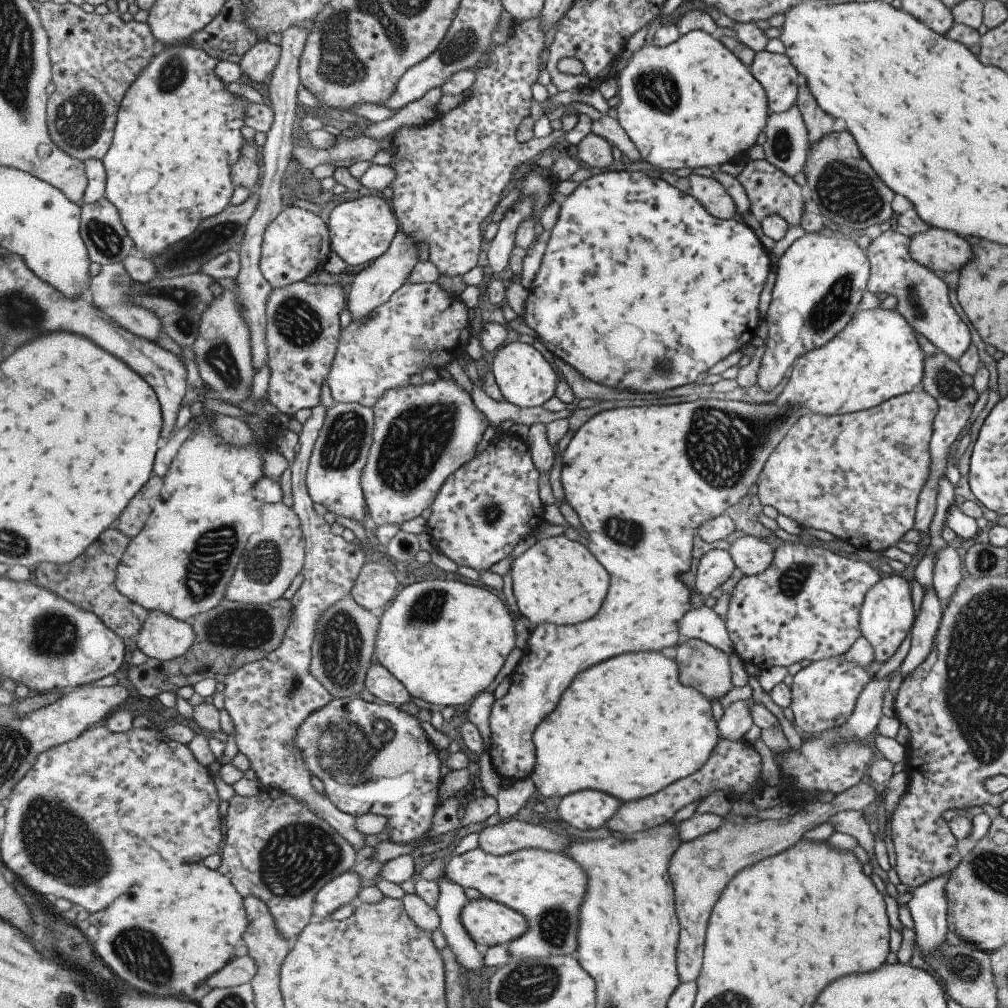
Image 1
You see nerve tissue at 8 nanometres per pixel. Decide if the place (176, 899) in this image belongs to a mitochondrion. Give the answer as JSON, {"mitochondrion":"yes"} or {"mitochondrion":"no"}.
{"mitochondrion":"no"}

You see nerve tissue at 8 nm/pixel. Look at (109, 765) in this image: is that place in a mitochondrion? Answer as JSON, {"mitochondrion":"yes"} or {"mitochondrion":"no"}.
{"mitochondrion":"no"}

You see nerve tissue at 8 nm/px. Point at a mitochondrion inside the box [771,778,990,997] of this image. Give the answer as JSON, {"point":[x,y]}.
{"point":[966,968]}

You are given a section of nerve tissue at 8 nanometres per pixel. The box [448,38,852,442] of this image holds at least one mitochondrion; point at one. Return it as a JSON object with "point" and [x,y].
{"point":[657,89]}

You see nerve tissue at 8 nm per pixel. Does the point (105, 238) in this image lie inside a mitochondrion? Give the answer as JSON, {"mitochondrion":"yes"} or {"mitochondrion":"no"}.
{"mitochondrion":"yes"}

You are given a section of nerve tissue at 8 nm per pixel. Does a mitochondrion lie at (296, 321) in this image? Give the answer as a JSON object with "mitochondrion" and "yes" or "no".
{"mitochondrion":"yes"}

